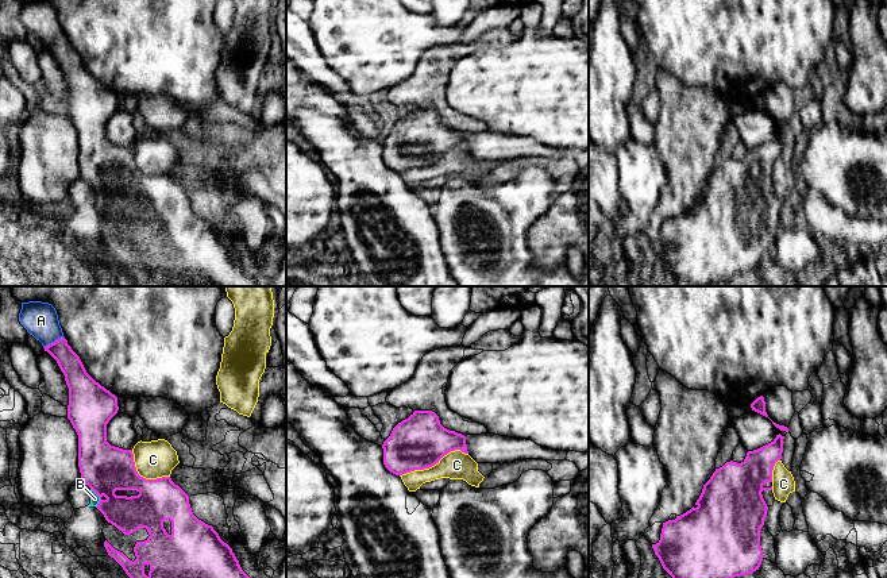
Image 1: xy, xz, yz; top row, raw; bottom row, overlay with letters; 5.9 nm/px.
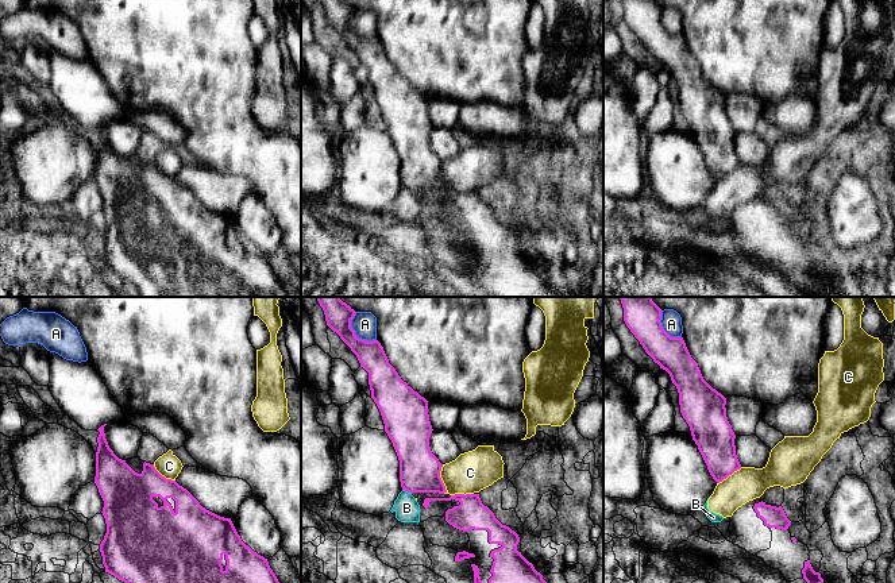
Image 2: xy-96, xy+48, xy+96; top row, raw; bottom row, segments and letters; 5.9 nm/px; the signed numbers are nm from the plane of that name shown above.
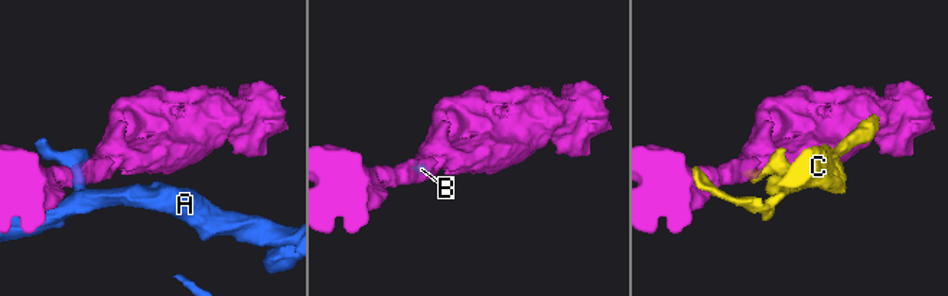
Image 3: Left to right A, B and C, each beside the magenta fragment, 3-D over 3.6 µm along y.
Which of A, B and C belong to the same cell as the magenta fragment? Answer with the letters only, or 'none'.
none

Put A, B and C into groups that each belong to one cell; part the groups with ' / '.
A / B C

